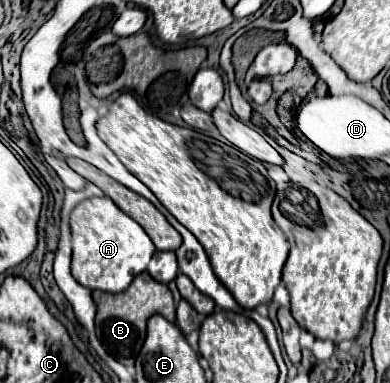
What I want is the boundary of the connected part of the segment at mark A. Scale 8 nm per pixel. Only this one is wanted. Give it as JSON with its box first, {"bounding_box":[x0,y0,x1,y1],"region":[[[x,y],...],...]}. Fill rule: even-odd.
{"bounding_box":[71,198,155,292],"region":[[[91,198],[83,200],[71,212],[71,234],[73,234],[73,262],[71,274],[73,278],[91,290],[103,292],[123,292],[133,282],[133,278],[147,270],[151,256],[155,254],[155,244],[151,238],[133,222],[133,218],[125,216],[111,198]]]}

